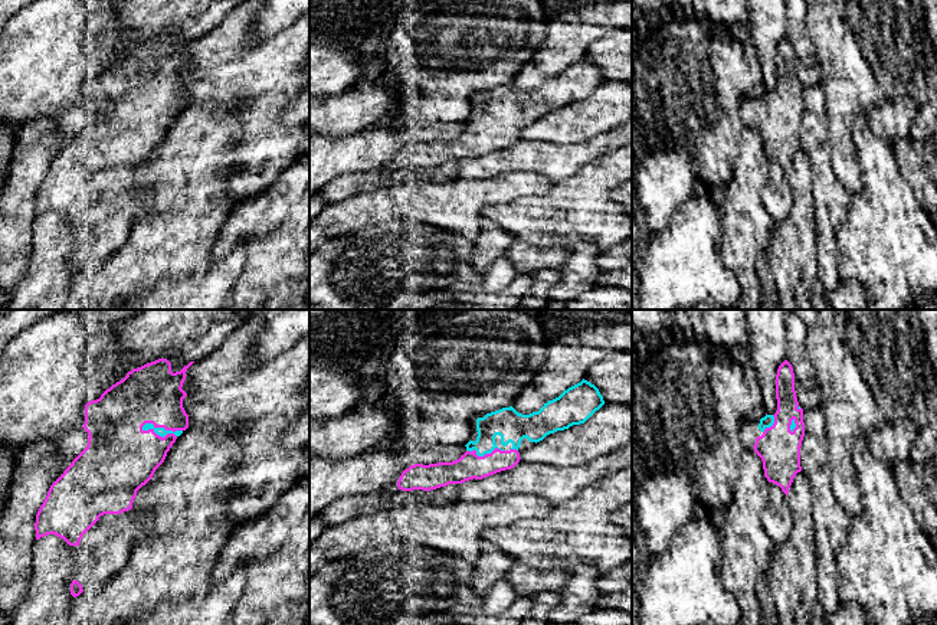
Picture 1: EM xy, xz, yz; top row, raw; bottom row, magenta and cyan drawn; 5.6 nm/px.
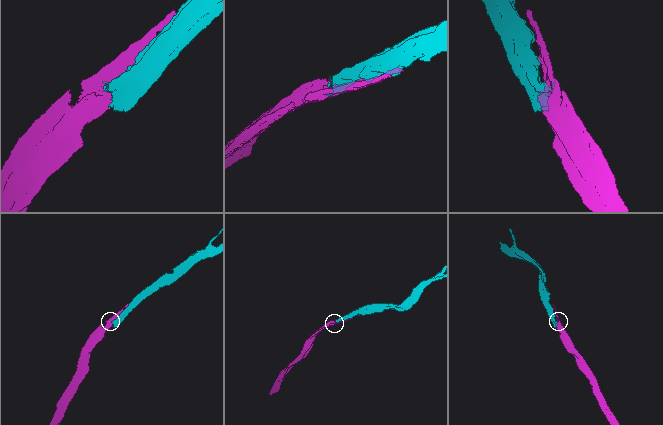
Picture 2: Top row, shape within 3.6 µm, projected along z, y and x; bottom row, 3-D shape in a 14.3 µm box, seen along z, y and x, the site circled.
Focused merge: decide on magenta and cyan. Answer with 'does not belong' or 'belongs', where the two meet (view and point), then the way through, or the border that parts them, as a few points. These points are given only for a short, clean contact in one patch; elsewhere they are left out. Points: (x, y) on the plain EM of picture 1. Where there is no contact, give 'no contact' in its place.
belongs; contact xy (161, 104)

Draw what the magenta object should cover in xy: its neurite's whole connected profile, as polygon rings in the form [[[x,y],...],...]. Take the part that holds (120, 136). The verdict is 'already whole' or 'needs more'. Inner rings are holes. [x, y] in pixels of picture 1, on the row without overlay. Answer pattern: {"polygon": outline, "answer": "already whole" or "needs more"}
{"polygon": [[[167,36],[147,40],[128,49],[122,58],[107,66],[99,76],[85,82],[85,101],[82,105],[88,109],[88,122],[50,163],[36,192],[36,217],[55,212],[69,223],[79,223],[82,213],[101,193],[121,192],[132,186],[137,168],[153,156],[176,117],[189,105],[189,92],[183,85],[183,76],[187,71],[181,65],[186,49],[193,40],[190,39],[176,50],[171,49],[171,40]]], "answer": "needs more"}

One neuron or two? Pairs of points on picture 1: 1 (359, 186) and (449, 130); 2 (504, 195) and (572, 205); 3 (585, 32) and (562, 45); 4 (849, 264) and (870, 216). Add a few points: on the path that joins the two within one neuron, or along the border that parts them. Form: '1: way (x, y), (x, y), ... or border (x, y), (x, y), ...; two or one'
1: border (372, 170), (346, 172), (338, 177); two
2: border (554, 185), (543, 195), (527, 195), (490, 206); two
3: way (579, 32), (575, 32), (567, 39); one
4: way (861, 252), (870, 244), (870, 228); one

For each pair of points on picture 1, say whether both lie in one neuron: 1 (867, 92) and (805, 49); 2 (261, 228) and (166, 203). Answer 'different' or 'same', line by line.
1: different
2: different

